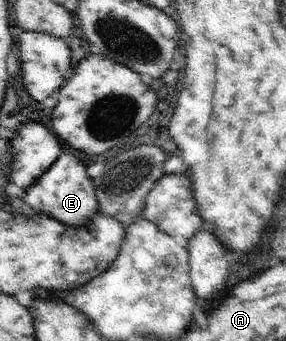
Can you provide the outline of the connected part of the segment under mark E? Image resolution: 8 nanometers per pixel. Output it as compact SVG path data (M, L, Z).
M70 151L62 152L59 158L26 191L24 201L38 213L44 213L61 224L73 228L87 226L99 214L99 203L95 194L93 179L86 174L86 166L78 161Z

